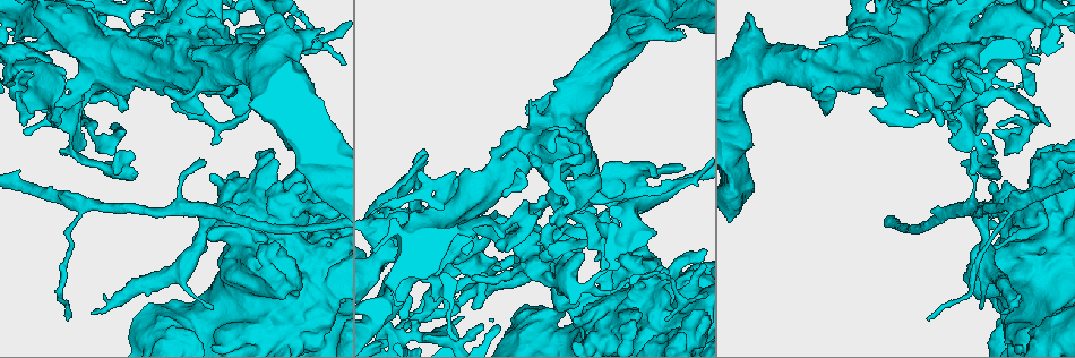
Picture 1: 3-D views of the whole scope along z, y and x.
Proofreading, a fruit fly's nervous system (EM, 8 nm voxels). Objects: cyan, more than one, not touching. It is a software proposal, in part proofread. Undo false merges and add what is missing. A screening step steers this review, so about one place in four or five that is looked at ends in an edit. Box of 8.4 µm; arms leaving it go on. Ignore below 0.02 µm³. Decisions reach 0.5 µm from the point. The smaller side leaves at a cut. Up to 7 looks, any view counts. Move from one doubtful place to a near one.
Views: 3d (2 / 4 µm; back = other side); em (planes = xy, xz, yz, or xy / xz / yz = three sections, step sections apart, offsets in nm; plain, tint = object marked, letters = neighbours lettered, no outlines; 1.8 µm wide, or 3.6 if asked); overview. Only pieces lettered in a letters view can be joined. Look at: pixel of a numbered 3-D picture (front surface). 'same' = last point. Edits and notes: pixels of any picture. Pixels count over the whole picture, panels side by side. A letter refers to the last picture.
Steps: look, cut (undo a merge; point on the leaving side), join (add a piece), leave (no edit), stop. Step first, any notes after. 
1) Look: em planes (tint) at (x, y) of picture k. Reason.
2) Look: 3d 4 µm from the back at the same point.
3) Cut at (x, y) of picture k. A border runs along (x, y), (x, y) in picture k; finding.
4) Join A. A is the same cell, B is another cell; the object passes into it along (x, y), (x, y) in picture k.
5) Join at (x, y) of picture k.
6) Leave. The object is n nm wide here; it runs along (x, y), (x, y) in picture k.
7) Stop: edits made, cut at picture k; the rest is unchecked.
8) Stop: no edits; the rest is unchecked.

Look: 3d 2 µm at (499, 220) of picture 1. Sharp bend.

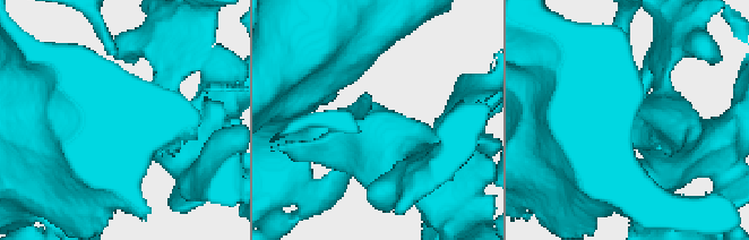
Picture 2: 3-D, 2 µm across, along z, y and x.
Look: em yz step 16 (tint) at (642, 124) of picture 2. Now the EM.

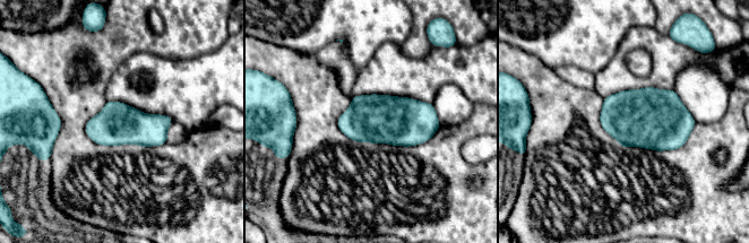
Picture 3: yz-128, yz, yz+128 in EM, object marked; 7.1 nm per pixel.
Look: em planes (letters) at the same point.

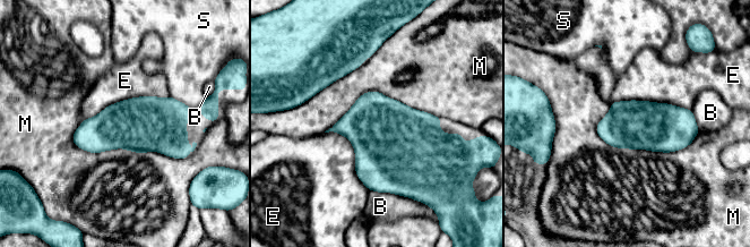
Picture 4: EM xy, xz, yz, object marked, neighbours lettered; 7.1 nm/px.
Leave. B, E, M and S are other cells; a border runs along (169, 95), (128, 98), (84, 119) in picture 4; one neuron here.

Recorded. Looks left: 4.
Look: 3d 4 µm at (422, 211) of picture 1. Sudden change in width.

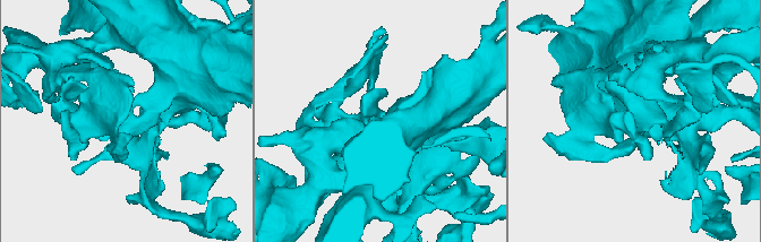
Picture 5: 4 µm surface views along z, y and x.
Look: em planes (letters) at (639, 123) of picture 5. Need the tissue.

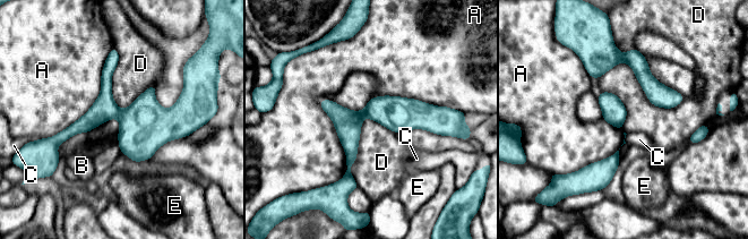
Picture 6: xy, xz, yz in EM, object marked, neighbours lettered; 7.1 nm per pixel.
Leave. A, B, C, D and E are other cells; all the same neuron.

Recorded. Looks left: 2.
Look: em 3.6 µm yz step 16 (tint) at (994, 18) of picture 1. Closes a loop.

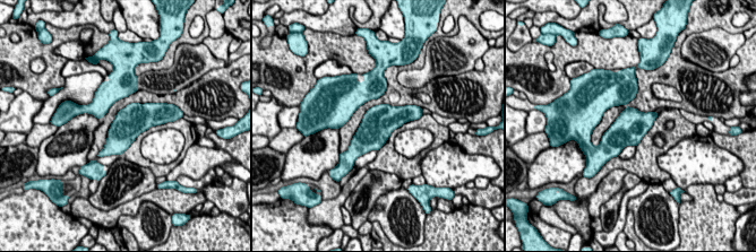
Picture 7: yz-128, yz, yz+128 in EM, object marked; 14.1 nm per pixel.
Look: em 3.6 µm planes (letters) at the same point.

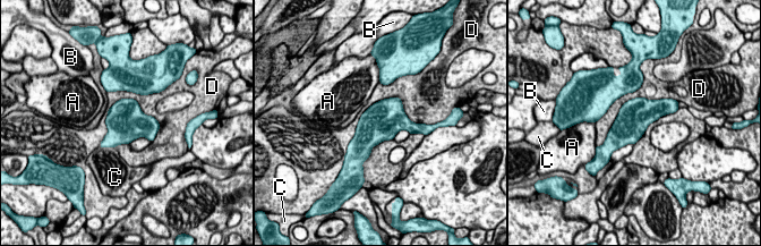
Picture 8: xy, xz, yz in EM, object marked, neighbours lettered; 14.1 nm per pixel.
Leave. The object is 480 nm wide here; A, B, C and D are other cells; a border runs along (419, 122), (384, 98), (349, 142) in picture 8; all the same neuron.

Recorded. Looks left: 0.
Stop: no edits; the rest is unchecked.

